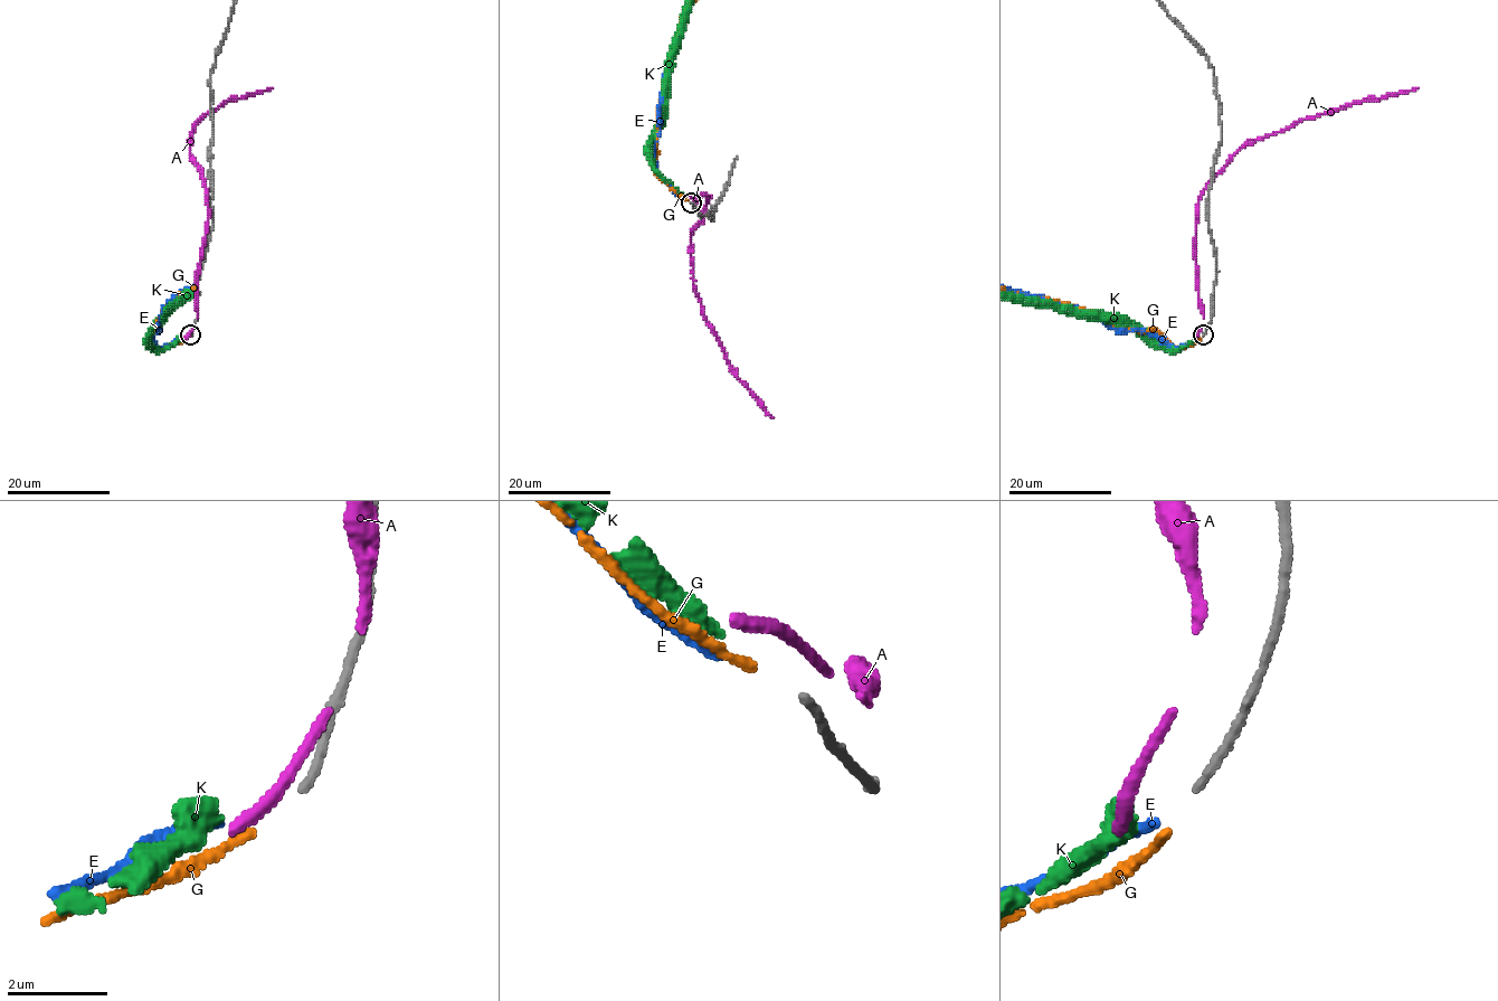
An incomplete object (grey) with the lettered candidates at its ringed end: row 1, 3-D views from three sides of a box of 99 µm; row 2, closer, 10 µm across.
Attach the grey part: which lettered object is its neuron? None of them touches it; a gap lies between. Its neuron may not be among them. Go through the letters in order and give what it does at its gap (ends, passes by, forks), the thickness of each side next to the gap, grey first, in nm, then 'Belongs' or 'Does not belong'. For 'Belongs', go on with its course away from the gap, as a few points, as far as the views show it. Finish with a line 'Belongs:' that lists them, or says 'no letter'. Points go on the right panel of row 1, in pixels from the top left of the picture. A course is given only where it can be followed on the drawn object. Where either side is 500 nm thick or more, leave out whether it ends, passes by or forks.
A: It passes by. Thickness 150 nm (grey) against 240 nm. Does not belong
E: It ends there. Thickness 150 nm (grey) against 190 nm. Does not belong
G: It ends there. Thickness 150 nm (grey) against 170 nm. Belongs
K: It ends there. Thickness 150 nm (grey) against 480 nm. Does not belong
Belongs: G

